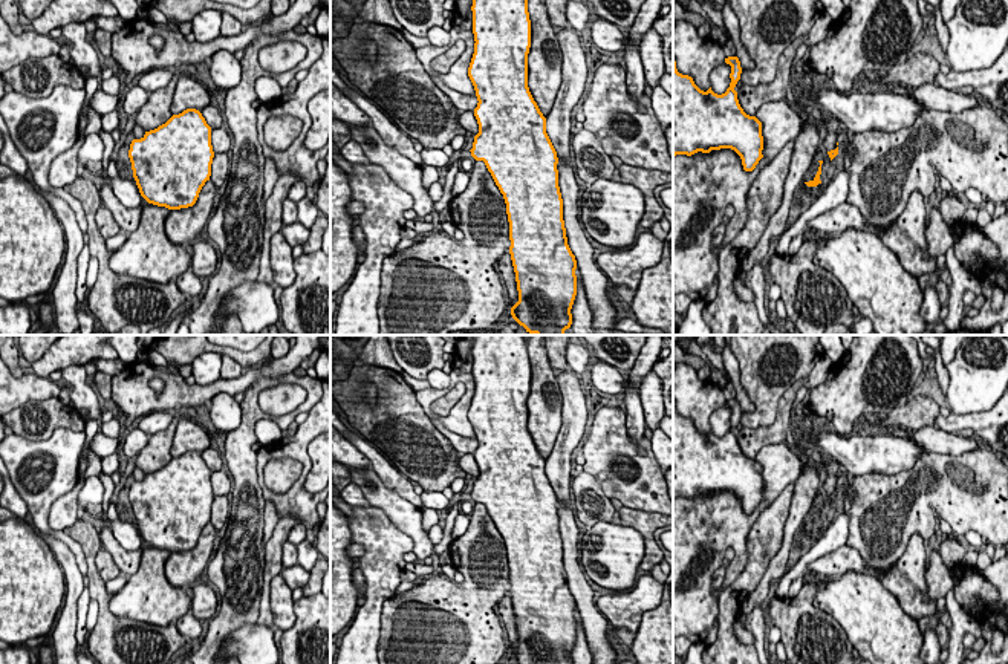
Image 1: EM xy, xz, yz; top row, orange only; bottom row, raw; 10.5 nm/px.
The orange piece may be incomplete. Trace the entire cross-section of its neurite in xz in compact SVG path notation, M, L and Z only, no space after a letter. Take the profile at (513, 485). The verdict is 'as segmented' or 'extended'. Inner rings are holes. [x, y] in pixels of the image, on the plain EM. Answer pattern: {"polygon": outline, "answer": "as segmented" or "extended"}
{"polygon": "M471 335L471 338L476 386L468 419L479 444L474 451L479 476L474 479L470 494L476 503L485 505L506 546L509 597L519 633L519 644L511 650L511 658L515 664L572 664L571 652L577 638L577 603L566 580L557 494L546 476L546 461L528 430L528 396L531 390L528 341L523 335Z", "answer": "as segmented"}

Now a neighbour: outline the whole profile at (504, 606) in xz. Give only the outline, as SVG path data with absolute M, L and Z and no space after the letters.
M509 595L500 598L500 601L497 603L497 610L500 612L500 618L503 620L503 624L506 627L512 650L519 644L519 633Z

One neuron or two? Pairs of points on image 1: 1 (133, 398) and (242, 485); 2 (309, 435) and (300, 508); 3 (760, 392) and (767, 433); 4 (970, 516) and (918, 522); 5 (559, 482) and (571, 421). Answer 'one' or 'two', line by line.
1: two
2: one
3: two
4: one
5: one

